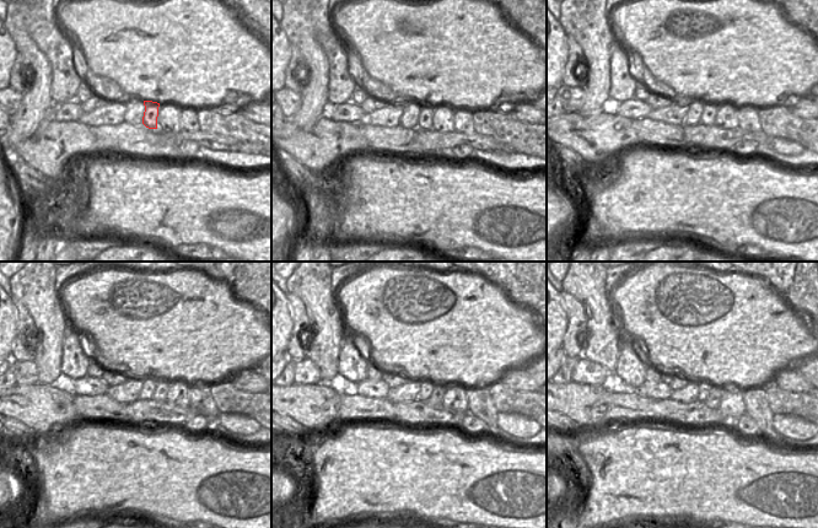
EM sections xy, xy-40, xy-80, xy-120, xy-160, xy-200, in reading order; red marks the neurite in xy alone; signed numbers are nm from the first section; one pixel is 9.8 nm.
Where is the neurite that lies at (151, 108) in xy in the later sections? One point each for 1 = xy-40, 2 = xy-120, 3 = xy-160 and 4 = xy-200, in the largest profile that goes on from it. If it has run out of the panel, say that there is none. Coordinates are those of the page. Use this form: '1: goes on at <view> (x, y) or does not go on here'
1: goes on at xy-40 (426, 112)
2: goes on at xy-120 (162, 387)
3: goes on at xy-160 (436, 397)
4: goes on at xy-200 (712, 400)

